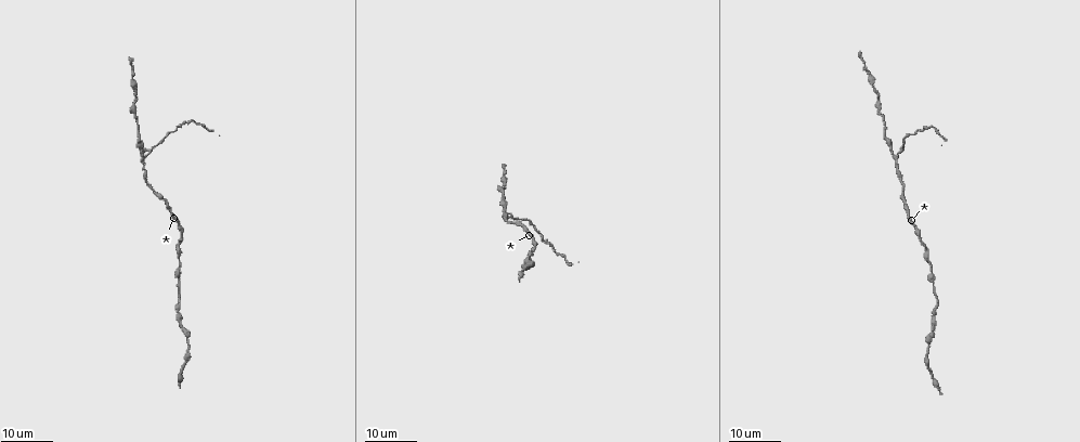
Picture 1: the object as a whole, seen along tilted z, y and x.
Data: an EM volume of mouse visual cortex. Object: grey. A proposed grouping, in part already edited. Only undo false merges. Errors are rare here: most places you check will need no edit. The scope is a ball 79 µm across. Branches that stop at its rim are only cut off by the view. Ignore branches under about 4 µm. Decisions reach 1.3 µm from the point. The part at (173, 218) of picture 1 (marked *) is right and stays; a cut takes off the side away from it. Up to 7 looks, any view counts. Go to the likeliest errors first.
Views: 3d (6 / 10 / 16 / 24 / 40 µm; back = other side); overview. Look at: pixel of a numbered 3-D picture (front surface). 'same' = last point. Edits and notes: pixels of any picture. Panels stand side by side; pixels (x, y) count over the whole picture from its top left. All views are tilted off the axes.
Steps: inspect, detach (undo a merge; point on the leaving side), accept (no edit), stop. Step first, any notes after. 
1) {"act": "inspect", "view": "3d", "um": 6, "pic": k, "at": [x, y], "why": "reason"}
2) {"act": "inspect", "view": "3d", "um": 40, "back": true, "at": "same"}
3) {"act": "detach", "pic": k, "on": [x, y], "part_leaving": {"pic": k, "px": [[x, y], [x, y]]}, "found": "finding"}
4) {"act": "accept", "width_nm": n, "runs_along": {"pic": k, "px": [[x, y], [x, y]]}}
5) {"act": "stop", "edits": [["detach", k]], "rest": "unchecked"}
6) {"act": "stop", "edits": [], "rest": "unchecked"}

{"act": "inspect", "view": "3d", "um": 16, "pic": 1, "at": [898, 158], "why": "a fork"}

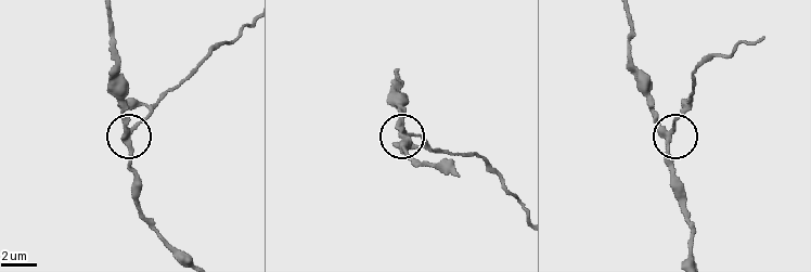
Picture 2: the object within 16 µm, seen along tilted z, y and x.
{"act": "inspect", "view": "3d", "um": 6, "pic": 2, "at": [671, 132]}

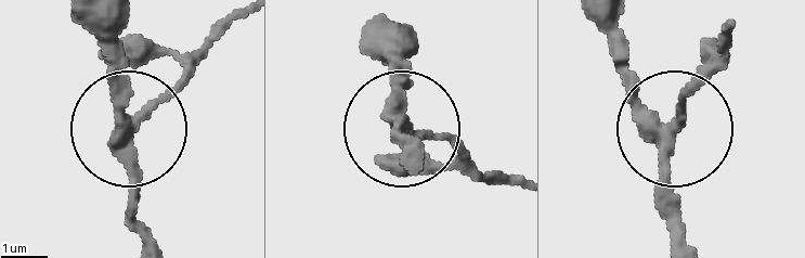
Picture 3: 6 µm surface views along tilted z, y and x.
{"act": "detach", "pic": 3, "on": [155, 101], "part_leaving": {"pic": 3, "px": [[122, 153], [244, 16]]}, "found": "two neurons meet here"}

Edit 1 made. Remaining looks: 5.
{"act": "inspect", "view": "overview"}

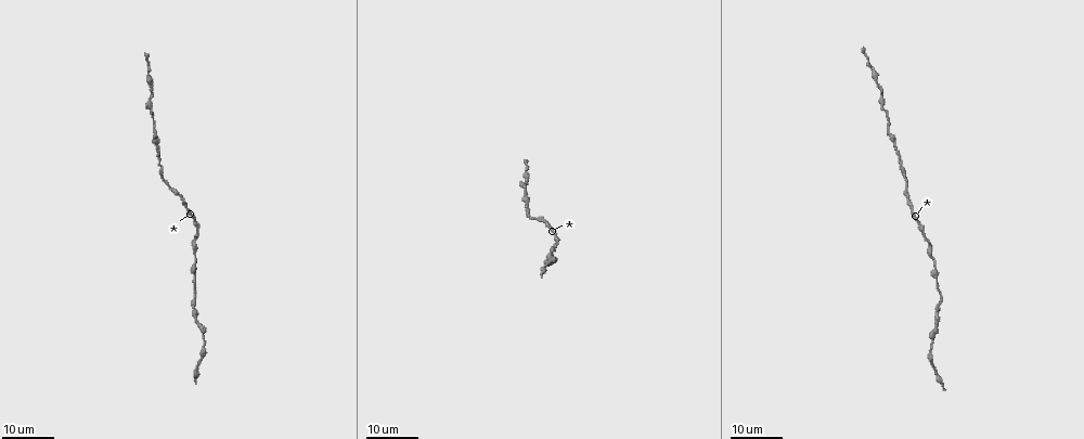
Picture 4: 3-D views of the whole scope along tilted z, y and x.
{"act": "inspect", "view": "3d", "um": 24, "pic": 4, "at": [933, 342], "why": "thick turns thin"}

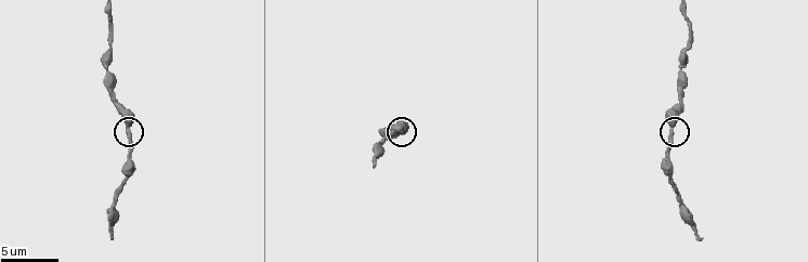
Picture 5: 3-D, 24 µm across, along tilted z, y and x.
{"act": "inspect", "view": "3d", "um": 10, "pic": 5, "at": [128, 133], "why": "closer look"}

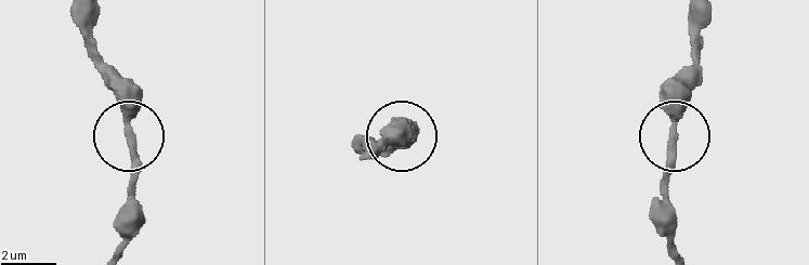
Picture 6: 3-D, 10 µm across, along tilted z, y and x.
{"act": "accept", "runs_along": {"pic": 6, "px": [[86, 23], [89, 57], [127, 116], [132, 204]]}, "found": "all the same neuron"}

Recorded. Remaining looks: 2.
{"act": "inspect", "view": "3d", "um": 16, "pic": 4, "at": [148, 102], "why": "calibre changes"}

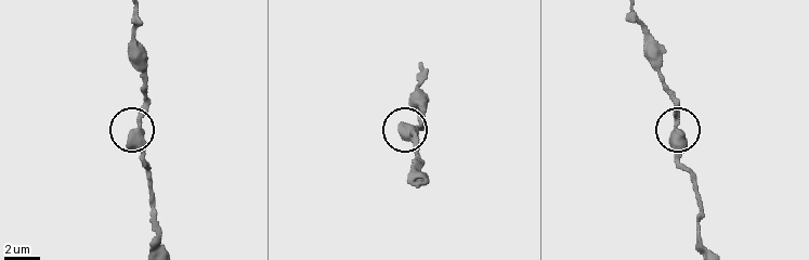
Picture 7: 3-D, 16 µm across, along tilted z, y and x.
{"act": "inspect", "view": "3d", "um": 10, "pic": 7, "at": [138, 127]}

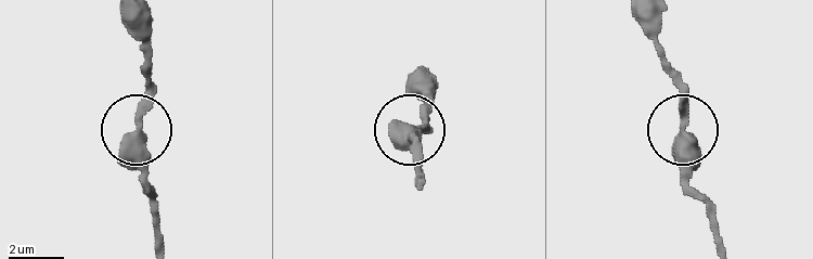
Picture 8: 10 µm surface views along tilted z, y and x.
{"act": "accept", "runs_along": {"pic": 8, "px": [[723, 246], [713, 211], [688, 176], [678, 73]]}, "found": "all the same neuron"}

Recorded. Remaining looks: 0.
{"act": "stop", "edits": [["detach", 3]], "rest": "unchecked"}

